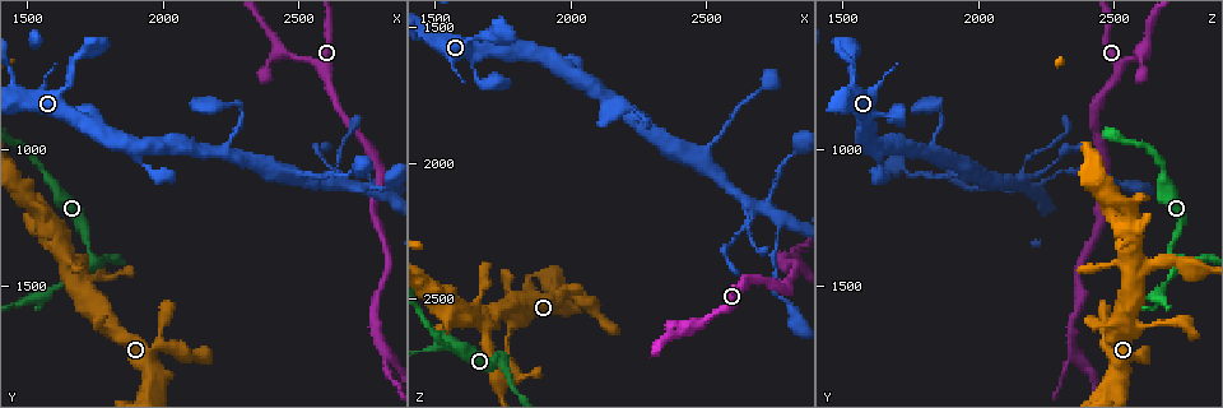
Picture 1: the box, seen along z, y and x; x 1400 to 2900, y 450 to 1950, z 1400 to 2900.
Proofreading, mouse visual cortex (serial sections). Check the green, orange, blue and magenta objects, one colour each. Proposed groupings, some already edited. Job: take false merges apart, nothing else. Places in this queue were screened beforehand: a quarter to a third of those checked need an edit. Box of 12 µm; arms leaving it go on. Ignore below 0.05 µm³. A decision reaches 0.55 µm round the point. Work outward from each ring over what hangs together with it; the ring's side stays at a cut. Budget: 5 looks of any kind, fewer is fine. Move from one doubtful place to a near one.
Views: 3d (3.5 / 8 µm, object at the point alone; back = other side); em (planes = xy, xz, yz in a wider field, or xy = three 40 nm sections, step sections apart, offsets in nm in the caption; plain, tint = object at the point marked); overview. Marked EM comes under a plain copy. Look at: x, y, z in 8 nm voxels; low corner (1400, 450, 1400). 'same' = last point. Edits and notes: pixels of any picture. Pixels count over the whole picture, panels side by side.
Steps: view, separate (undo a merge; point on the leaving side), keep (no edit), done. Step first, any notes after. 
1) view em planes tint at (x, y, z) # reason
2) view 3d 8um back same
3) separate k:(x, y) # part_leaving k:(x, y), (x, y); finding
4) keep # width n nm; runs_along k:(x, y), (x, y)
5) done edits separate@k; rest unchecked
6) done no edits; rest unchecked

view 3d 3.5um at (1740, 1390, 2710) # three-way junction

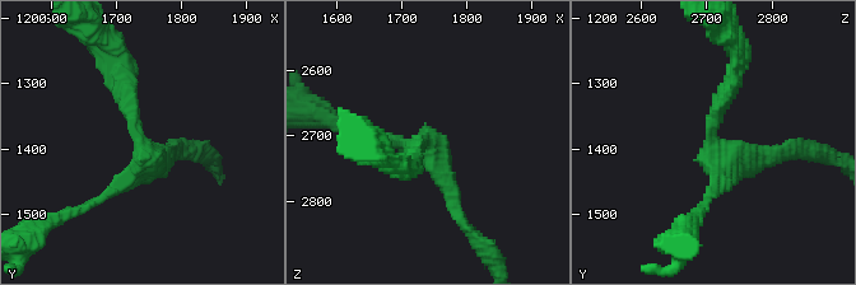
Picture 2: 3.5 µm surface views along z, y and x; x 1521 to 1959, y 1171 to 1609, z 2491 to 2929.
view em xy step 1 tint at (1745, 1405, 2710)

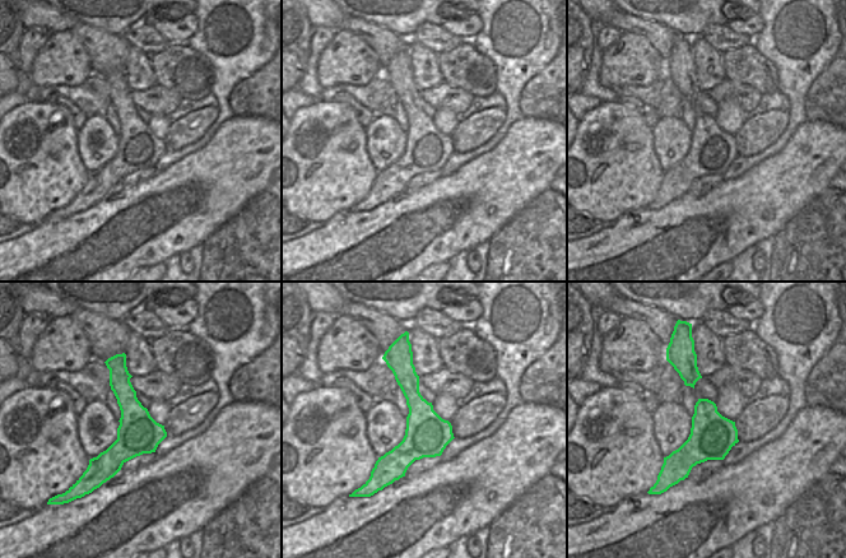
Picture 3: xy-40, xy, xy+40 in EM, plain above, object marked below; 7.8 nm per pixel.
keep # arms 3; runs_along 2:(122, 75), (145, 160), (87, 208); continuous, no second cell

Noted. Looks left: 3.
view 3d 3.5um back at (2820, 1740, 2340) # three arms meet

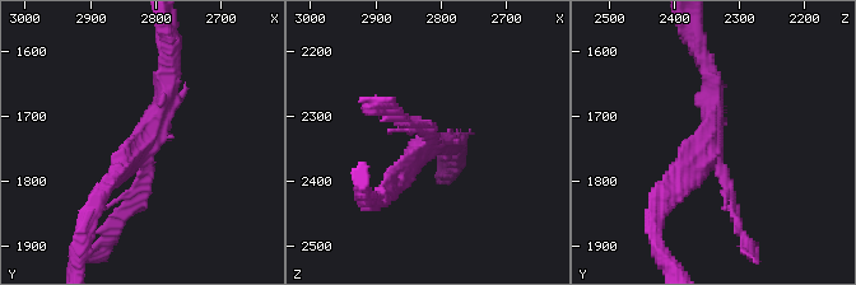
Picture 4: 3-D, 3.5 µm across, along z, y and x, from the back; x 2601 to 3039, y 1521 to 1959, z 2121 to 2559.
view em xy step 3 tint at (2815, 1735, 2345) # arms 3; arm_widths 150, 200, 200 nm

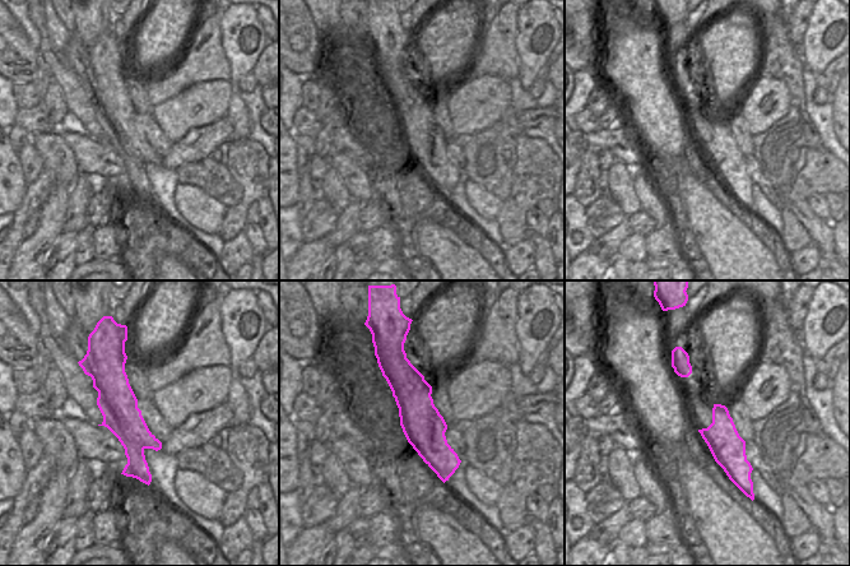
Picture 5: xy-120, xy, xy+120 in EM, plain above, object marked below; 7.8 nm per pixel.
keep # runs_along 5:(403, 360), (403, 377), (445, 477); all the same cell

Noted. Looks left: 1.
done no edits; rest unchecked

